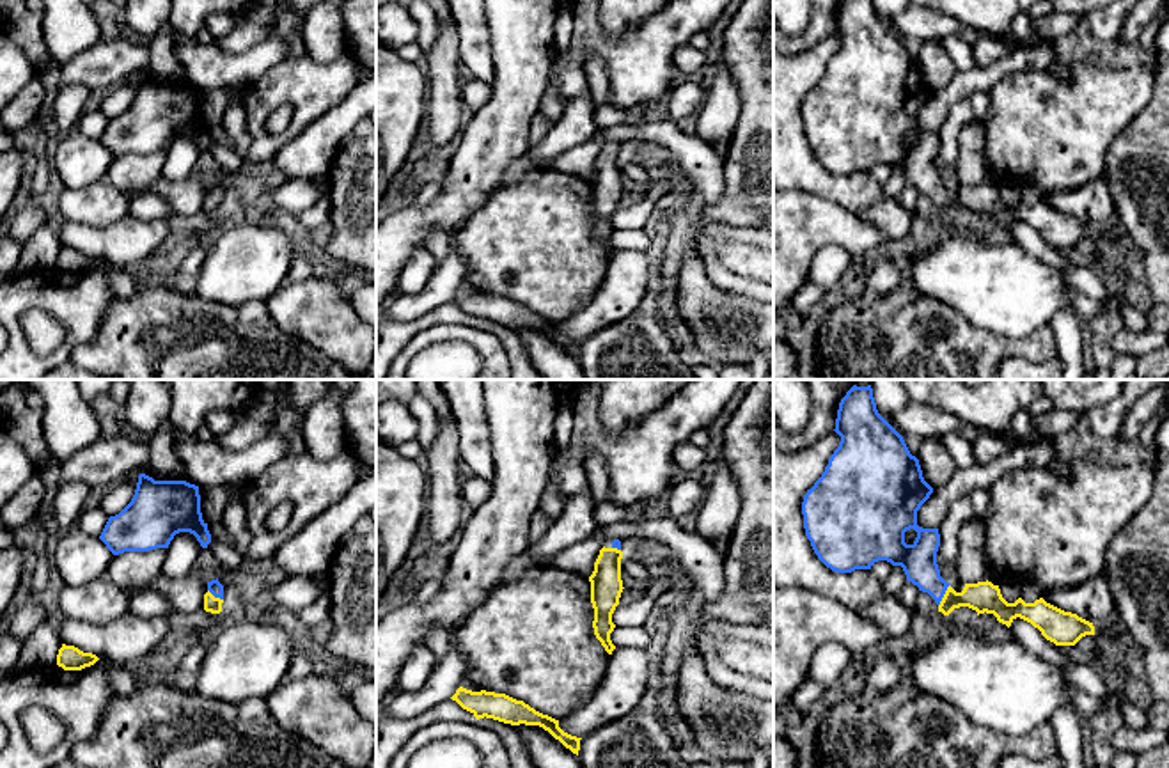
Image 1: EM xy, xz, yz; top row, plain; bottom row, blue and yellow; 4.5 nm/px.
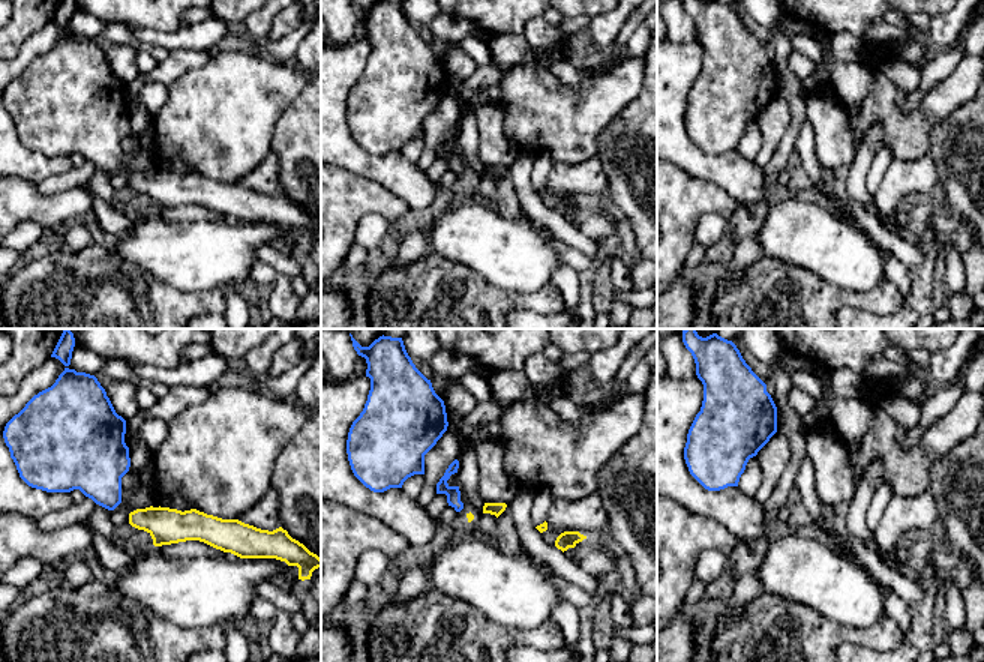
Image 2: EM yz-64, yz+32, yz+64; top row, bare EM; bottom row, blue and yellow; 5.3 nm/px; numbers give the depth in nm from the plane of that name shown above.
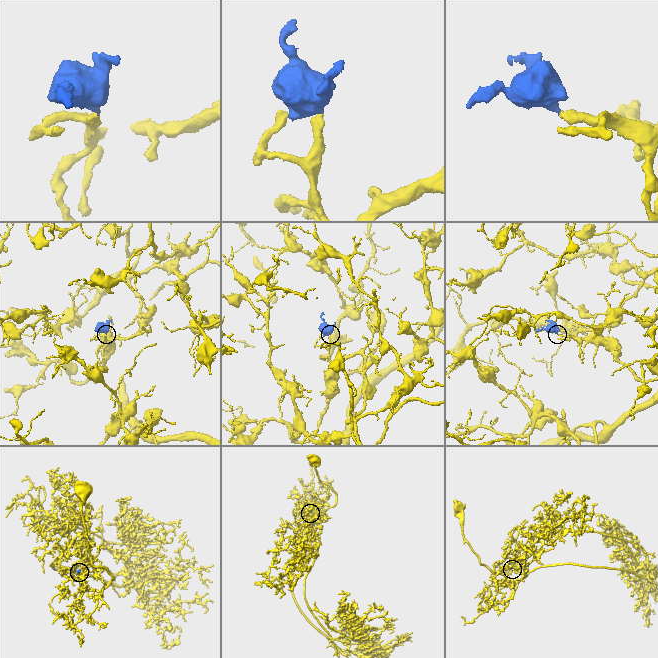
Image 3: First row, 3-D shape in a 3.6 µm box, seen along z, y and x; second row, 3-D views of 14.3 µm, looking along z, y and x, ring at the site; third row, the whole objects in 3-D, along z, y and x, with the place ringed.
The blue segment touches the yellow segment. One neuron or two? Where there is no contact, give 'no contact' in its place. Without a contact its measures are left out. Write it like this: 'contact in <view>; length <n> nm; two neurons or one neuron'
contact in yz; length 120 nm; one neuron

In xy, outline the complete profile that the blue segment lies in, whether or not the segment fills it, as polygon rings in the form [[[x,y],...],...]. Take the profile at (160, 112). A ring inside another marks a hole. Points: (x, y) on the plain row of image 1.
[[[140,76],[131,105],[110,119],[99,142],[114,156],[169,151],[179,135],[190,135],[202,151],[211,145],[200,115],[199,89],[186,83],[154,83]]]

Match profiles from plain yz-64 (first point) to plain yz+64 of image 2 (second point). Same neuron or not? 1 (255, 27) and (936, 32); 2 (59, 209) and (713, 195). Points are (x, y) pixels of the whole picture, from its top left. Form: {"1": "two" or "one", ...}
{"1": "one", "2": "one"}

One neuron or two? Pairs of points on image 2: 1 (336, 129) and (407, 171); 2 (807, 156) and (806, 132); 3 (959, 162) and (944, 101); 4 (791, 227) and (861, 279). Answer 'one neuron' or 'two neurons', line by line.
1: one neuron
2: one neuron
3: two neurons
4: one neuron

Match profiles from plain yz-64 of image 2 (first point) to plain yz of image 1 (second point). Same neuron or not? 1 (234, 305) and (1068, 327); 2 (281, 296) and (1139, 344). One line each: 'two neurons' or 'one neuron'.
1: one neuron
2: one neuron

